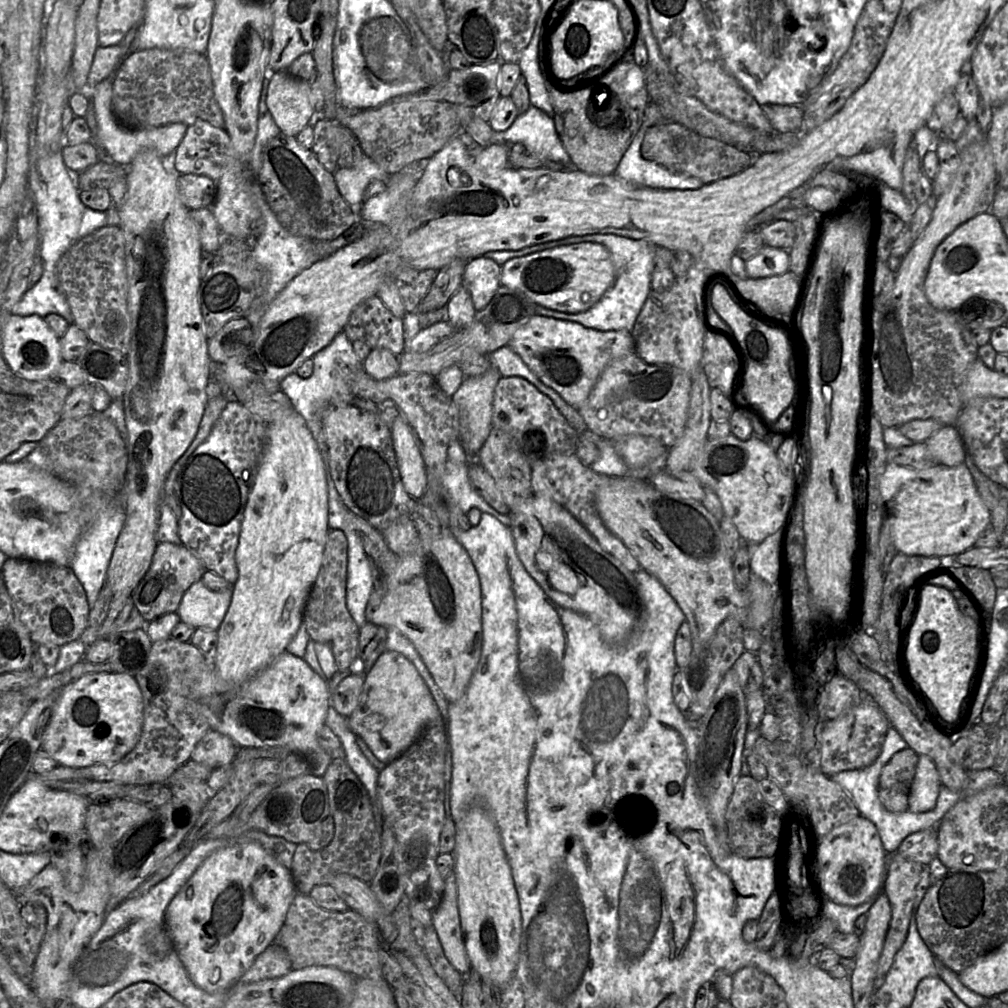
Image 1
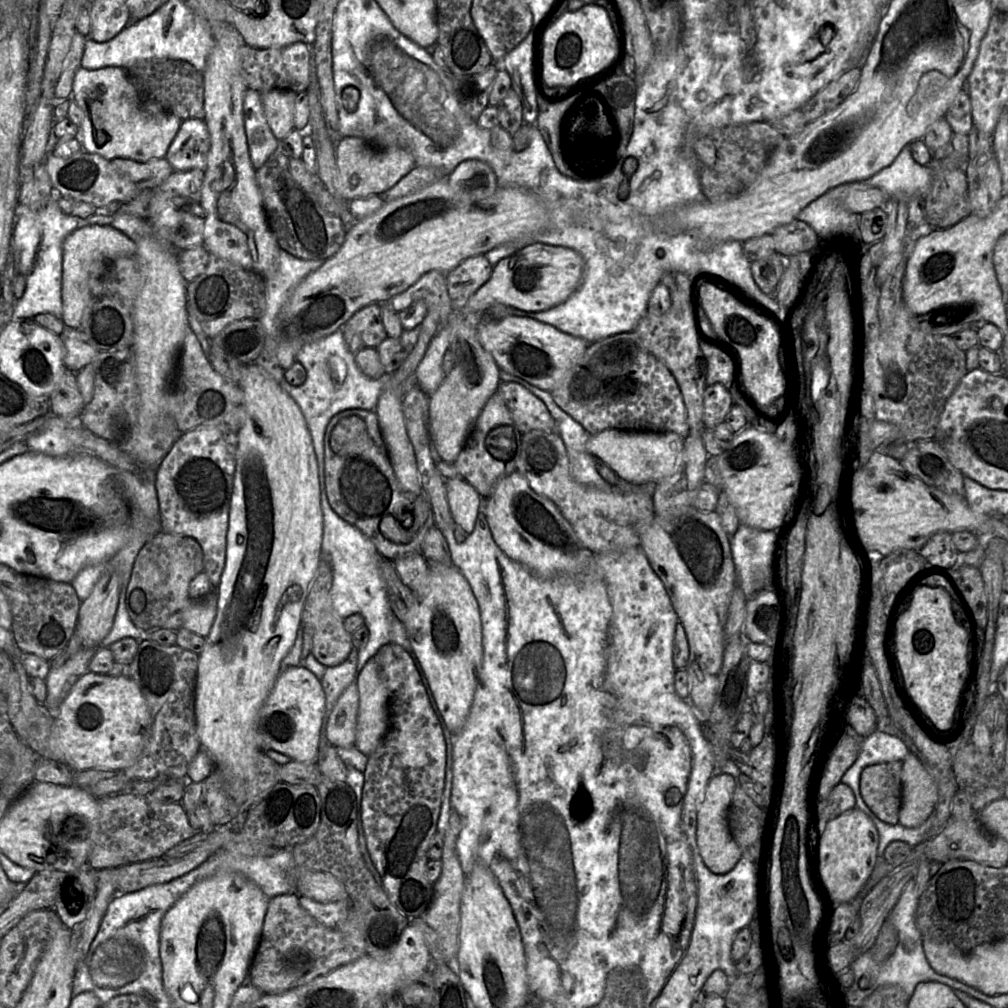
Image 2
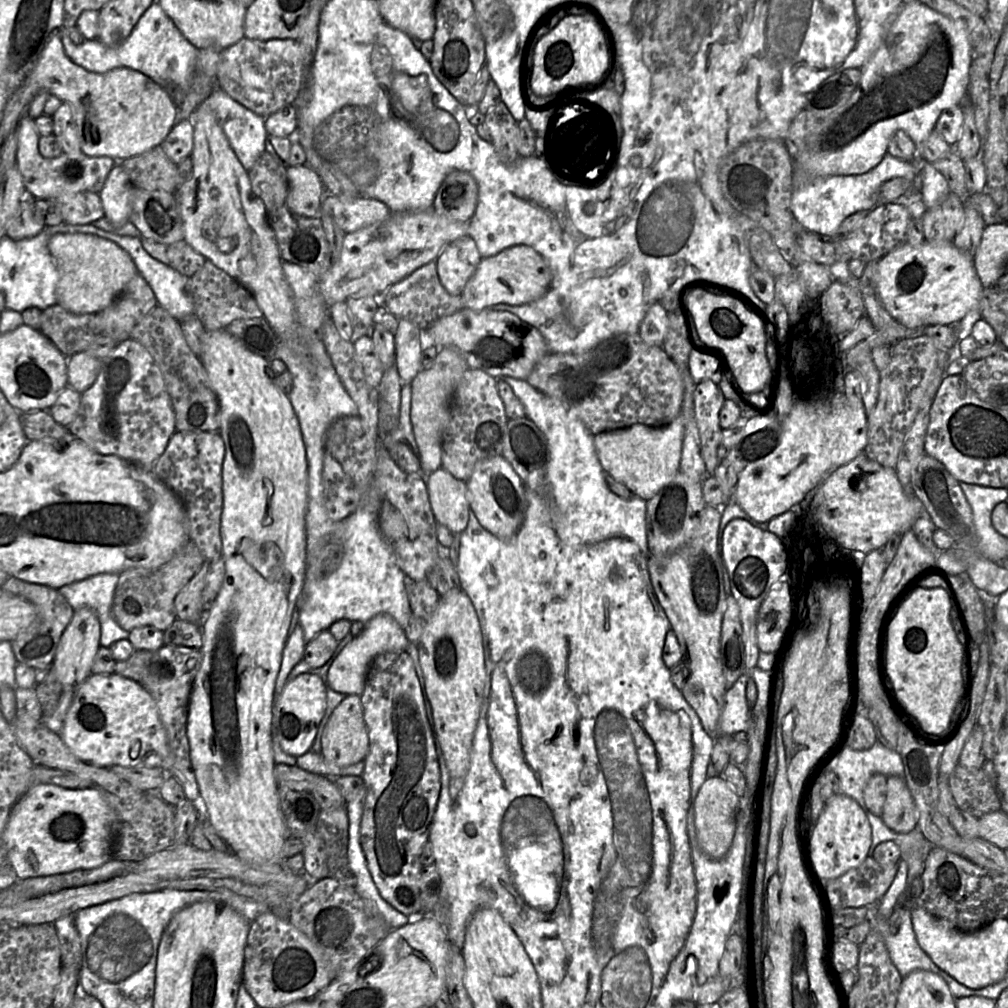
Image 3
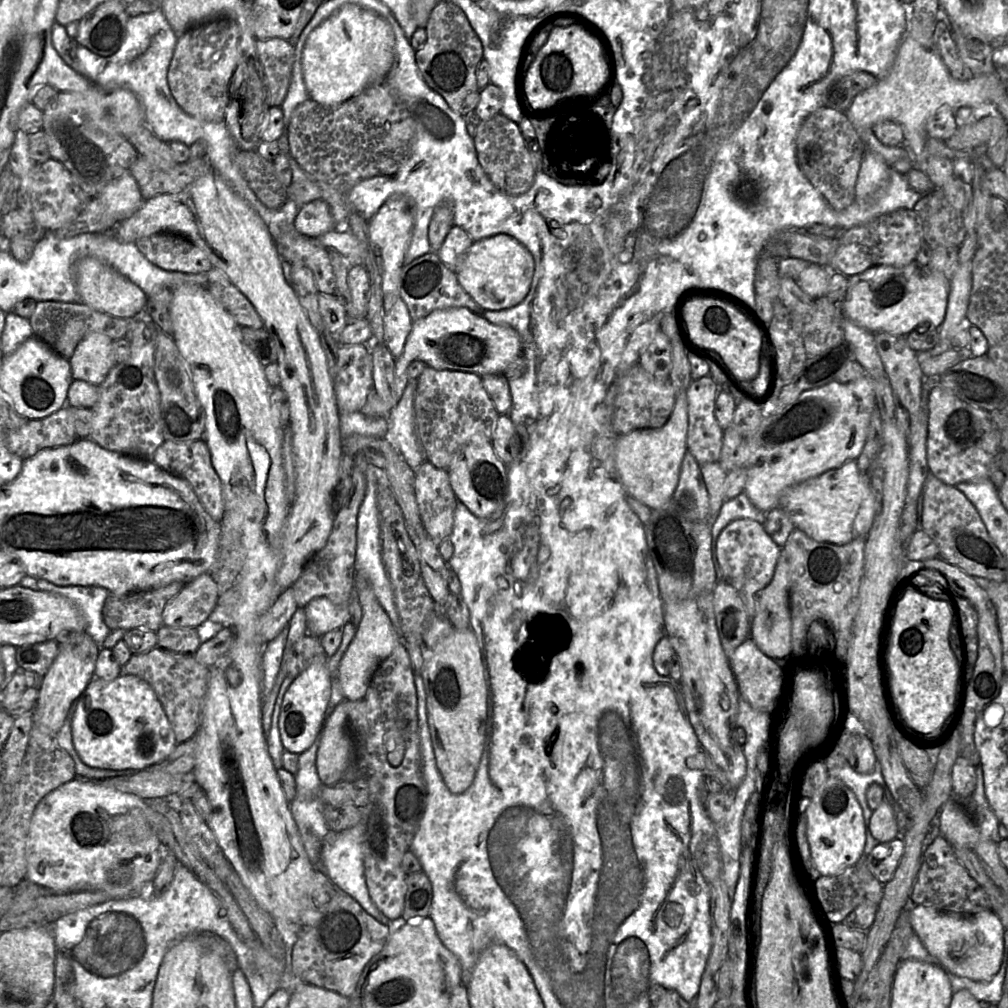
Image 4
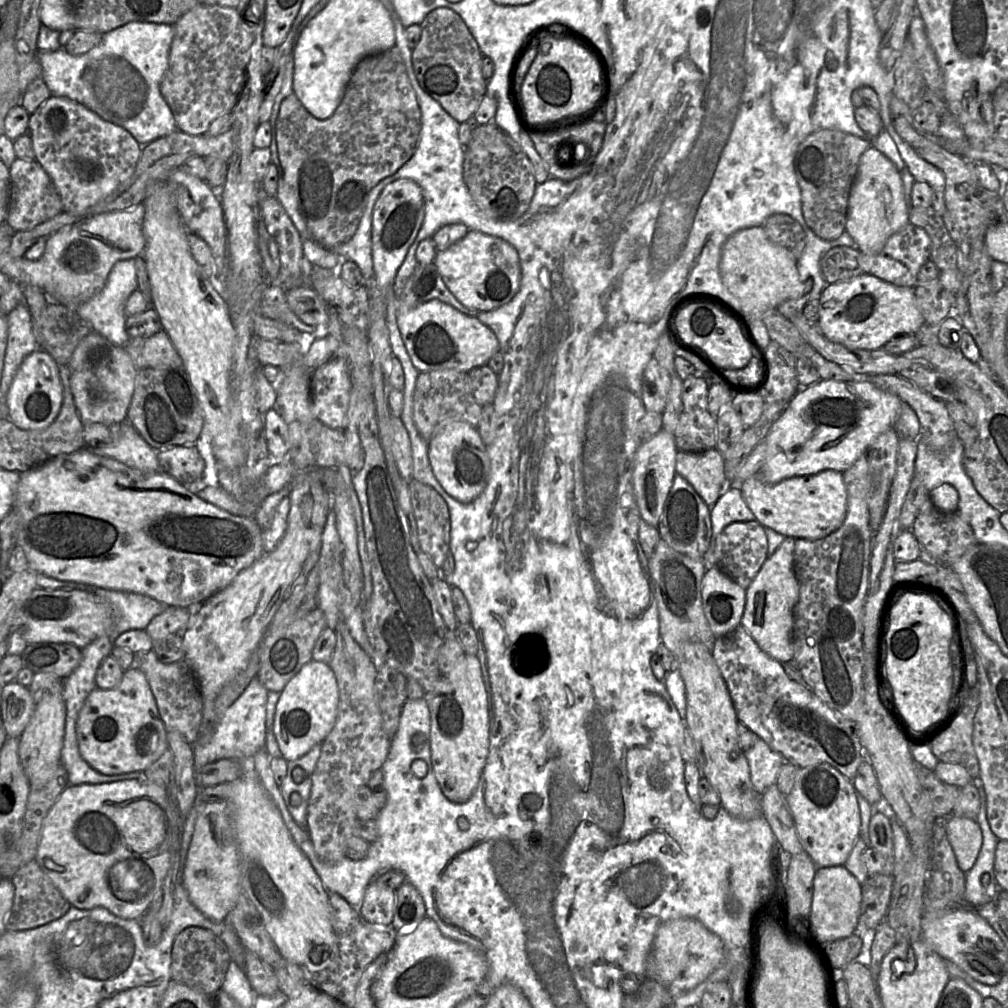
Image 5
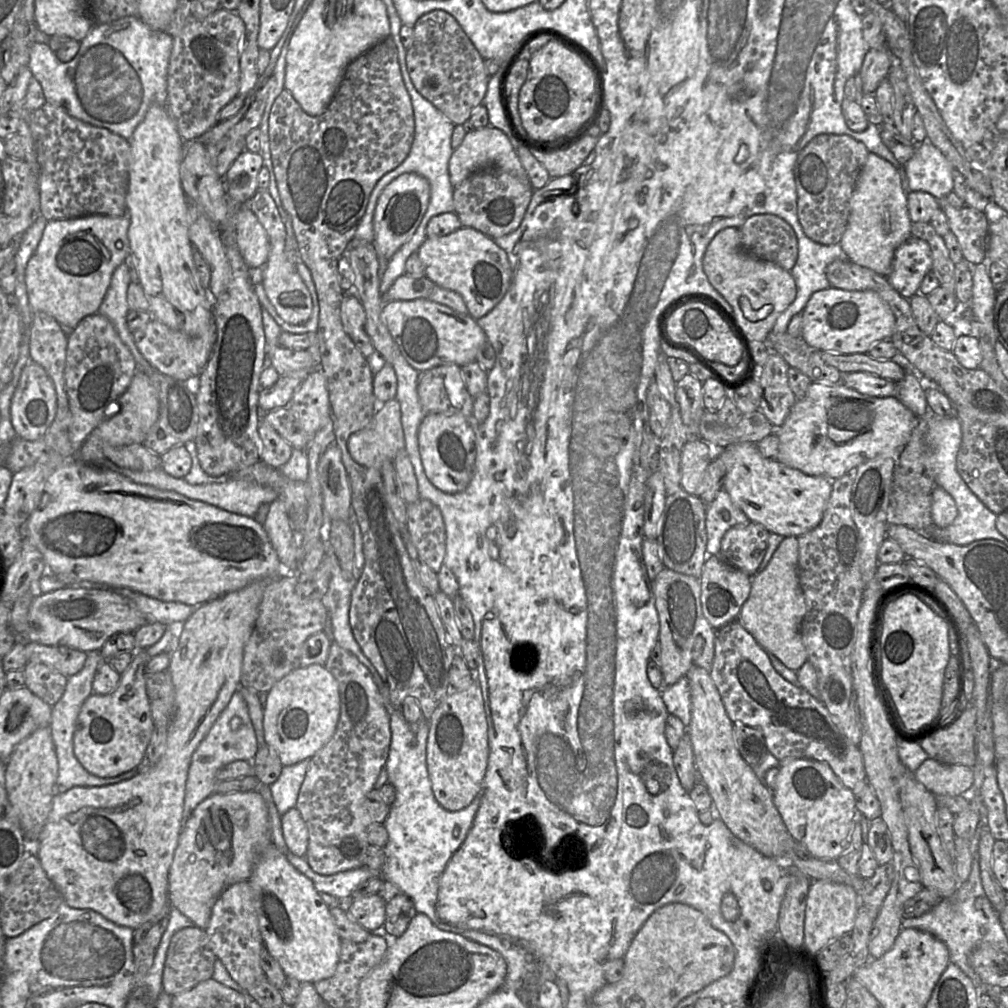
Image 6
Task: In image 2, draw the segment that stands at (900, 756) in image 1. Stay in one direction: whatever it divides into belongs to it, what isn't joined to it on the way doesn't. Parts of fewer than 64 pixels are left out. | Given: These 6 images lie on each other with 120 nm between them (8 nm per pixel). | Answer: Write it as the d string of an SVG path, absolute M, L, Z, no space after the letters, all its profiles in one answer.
M903 761L867 766L860 777L861 795L870 810L882 821L897 824L902 802Z

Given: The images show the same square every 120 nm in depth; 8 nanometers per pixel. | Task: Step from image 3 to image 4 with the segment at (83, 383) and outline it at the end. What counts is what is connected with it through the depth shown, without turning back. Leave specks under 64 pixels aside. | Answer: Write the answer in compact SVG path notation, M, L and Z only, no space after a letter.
M91 333L83 338L68 360L73 379L100 385L116 363L112 341L101 333Z

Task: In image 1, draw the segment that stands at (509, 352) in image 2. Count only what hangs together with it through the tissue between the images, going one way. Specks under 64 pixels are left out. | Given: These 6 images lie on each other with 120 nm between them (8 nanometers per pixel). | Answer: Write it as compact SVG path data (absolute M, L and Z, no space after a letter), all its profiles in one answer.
M534 315L521 326L509 344L547 386L578 408L588 398L605 366L613 359L636 352L631 331L600 331L580 323Z

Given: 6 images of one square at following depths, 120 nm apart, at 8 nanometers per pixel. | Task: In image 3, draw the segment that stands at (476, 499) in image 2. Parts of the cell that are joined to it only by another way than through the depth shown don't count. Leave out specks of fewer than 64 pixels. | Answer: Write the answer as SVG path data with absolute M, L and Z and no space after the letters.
M443 468L428 474L429 499L436 521L453 533L463 532L468 524L470 503L467 483Z

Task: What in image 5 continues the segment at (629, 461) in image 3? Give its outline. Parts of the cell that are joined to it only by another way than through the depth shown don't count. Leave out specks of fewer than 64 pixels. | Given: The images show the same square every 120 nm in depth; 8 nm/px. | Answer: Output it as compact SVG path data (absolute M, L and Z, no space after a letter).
M661 430L652 438L642 441L634 460L633 488L641 518L657 527L662 517L664 504L676 475L678 449L674 434Z

